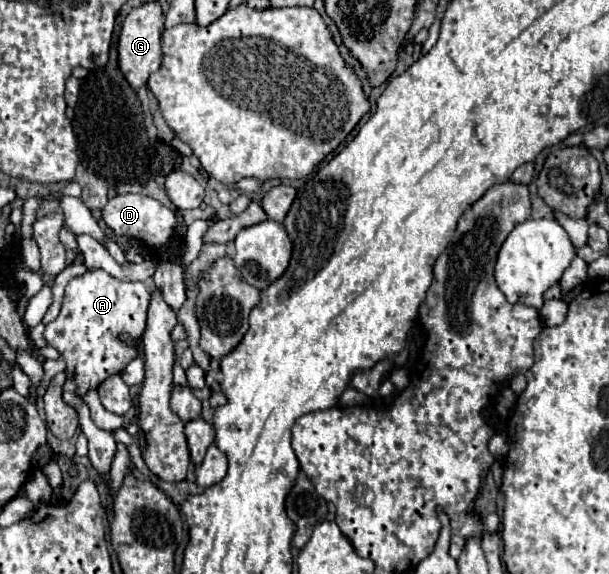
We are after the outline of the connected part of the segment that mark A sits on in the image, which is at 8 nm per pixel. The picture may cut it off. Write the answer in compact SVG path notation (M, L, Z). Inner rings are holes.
M87 270L83 276L69 280L61 312L45 326L43 338L65 360L65 376L77 384L75 392L81 398L139 356L137 344L145 330L149 298L151 286L147 282L121 282L105 270ZM121 336L129 336L131 344L123 342Z

